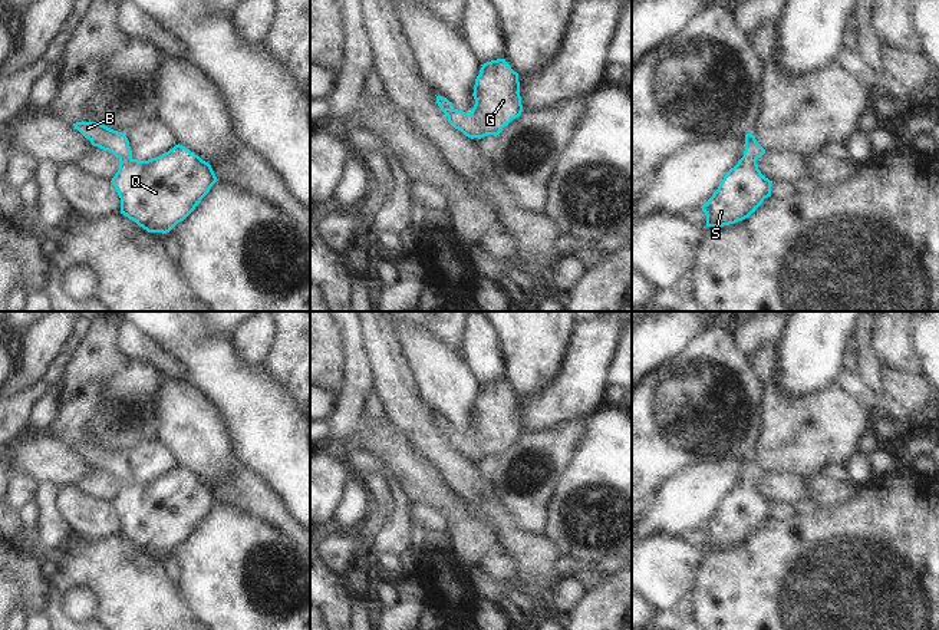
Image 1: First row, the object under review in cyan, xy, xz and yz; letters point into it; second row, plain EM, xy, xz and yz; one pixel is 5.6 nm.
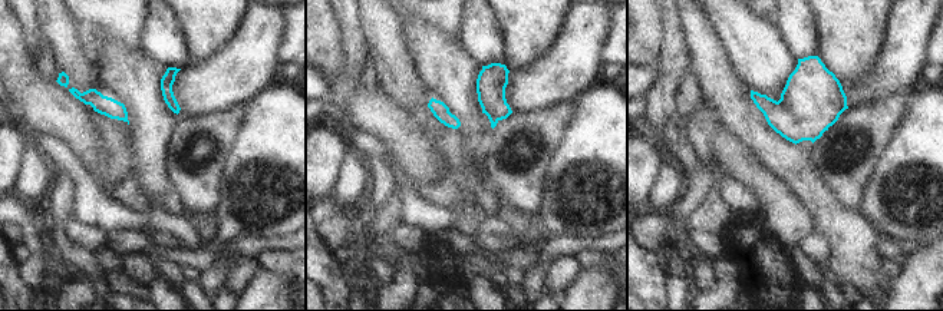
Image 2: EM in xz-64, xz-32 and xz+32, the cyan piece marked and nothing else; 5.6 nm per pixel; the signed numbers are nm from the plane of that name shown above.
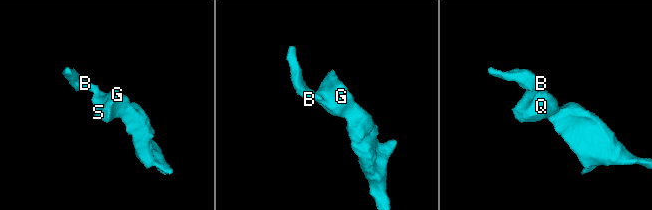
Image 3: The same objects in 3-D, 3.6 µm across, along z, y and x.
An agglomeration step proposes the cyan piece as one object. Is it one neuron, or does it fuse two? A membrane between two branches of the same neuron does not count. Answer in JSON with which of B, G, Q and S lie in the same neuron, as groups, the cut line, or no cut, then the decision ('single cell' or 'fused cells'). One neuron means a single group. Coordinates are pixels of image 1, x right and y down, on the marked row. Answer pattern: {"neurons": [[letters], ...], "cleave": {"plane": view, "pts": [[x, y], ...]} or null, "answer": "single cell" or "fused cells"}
{"neurons": [["B", "G", "Q", "S"]], "cleave": null, "answer": "single cell"}

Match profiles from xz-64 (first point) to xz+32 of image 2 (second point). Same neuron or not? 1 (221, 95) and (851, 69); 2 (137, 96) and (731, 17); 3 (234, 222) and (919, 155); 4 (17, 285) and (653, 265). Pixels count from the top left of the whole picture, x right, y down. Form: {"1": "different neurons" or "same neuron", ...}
{"1": "different neurons", "2": "same neuron", "3": "same neuron", "4": "same neuron"}

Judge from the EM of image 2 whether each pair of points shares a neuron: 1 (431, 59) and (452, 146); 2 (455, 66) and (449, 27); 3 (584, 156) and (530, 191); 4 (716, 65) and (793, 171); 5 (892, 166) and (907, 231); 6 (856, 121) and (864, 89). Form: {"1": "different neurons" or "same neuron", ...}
{"1": "different neurons", "2": "different neurons", "3": "different neurons", "4": "same neuron", "5": "same neuron", "6": "different neurons"}

